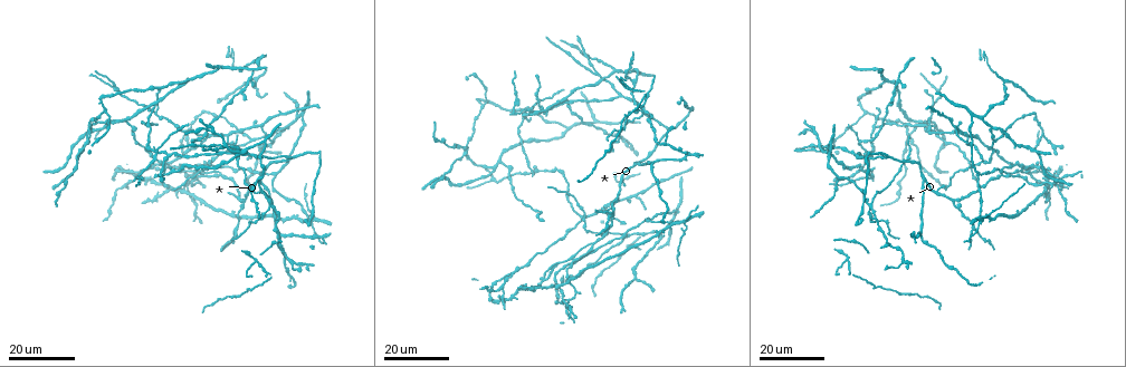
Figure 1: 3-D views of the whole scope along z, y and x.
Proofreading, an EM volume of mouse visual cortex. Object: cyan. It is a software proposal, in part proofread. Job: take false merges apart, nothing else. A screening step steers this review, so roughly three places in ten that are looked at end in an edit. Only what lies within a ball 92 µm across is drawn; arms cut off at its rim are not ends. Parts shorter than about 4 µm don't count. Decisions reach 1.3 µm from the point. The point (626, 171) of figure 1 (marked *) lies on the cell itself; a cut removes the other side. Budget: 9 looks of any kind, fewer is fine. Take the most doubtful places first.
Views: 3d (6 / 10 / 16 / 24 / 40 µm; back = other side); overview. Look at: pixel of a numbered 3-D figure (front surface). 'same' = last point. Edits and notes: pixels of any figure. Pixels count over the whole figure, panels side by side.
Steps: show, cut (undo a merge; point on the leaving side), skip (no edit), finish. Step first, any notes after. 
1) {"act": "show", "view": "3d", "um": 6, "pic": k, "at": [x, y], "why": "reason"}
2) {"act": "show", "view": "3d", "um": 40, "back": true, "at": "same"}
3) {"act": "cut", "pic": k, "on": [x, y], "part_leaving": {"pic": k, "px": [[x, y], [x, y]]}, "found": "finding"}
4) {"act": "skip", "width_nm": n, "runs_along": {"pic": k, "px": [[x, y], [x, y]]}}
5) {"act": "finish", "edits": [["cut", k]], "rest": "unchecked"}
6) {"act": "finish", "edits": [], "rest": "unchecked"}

{"act": "show", "view": "3d", "um": 16, "pic": 1, "at": [261, 129], "why": "three arms meet"}

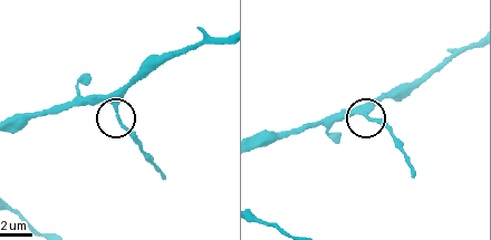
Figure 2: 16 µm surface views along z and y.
{"act": "show", "view": "3d", "um": 10, "pic": 2, "at": [116, 107]}

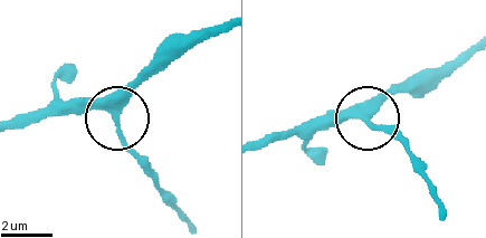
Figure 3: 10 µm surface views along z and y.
{"act": "show", "view": "3d", "um": 10, "back": true, "pic": 3, "at": [363, 116]}

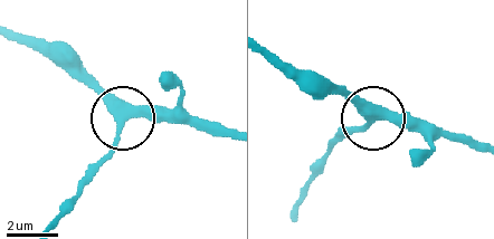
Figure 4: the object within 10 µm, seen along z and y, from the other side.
{"act": "skip", "arms": 3, "runs_along": {"pic": 4, "px": [[475, 150], [385, 120], [342, 126]]}, "found": "all the same cell"}

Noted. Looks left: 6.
{"act": "show", "view": "3d", "um": 16, "pic": 1, "at": [1032, 174], "why": "three arms meet"}

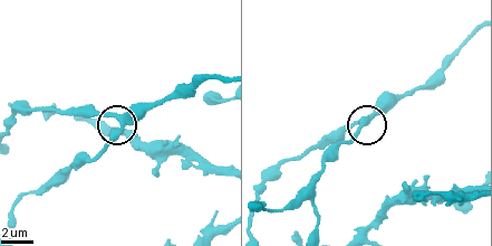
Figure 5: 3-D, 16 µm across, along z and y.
{"act": "show", "view": "3d", "um": 6, "pic": 5, "at": [124, 120]}

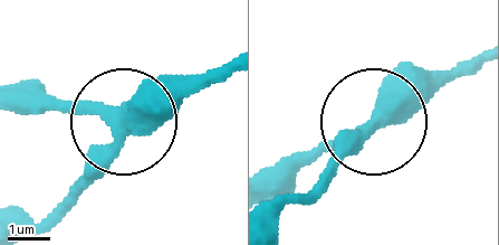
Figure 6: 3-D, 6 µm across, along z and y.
{"act": "skip", "arms": 3, "runs_along": {"pic": 6, "px": [[471, 56], [378, 121], [305, 196]]}, "found": "one cell here"}

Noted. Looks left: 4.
{"act": "show", "view": "3d", "um": 24, "pic": 1, "at": [646, 110], "why": "four-way junction"}

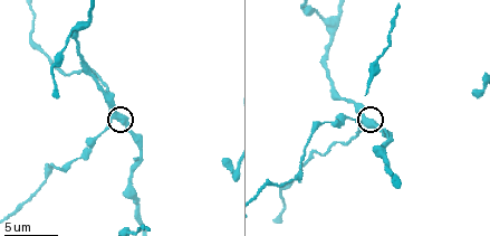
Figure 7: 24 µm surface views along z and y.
{"act": "show", "view": "3d", "um": 6, "pic": 7, "at": [365, 125]}

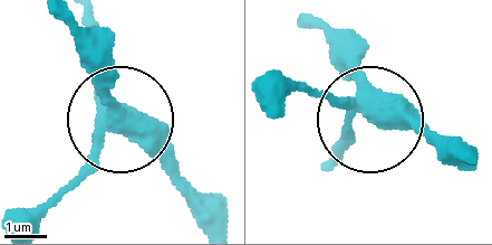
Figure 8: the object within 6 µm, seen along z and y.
{"act": "show", "view": "3d", "um": 6, "back": true, "pic": 8, "at": [370, 111], "why": "other side"}

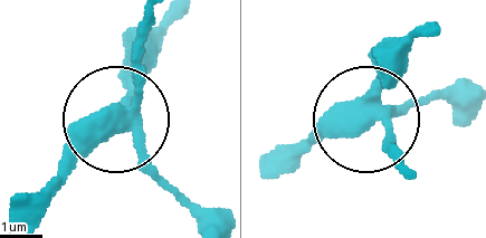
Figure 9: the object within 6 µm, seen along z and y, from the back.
{"act": "skip", "runs_along": {"pic": 9, "px": [[431, 24], [370, 112], [392, 148]]}, "found": "continuous, no second cell"}

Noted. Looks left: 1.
{"act": "finish", "edits": [], "rest": "unchecked"}

